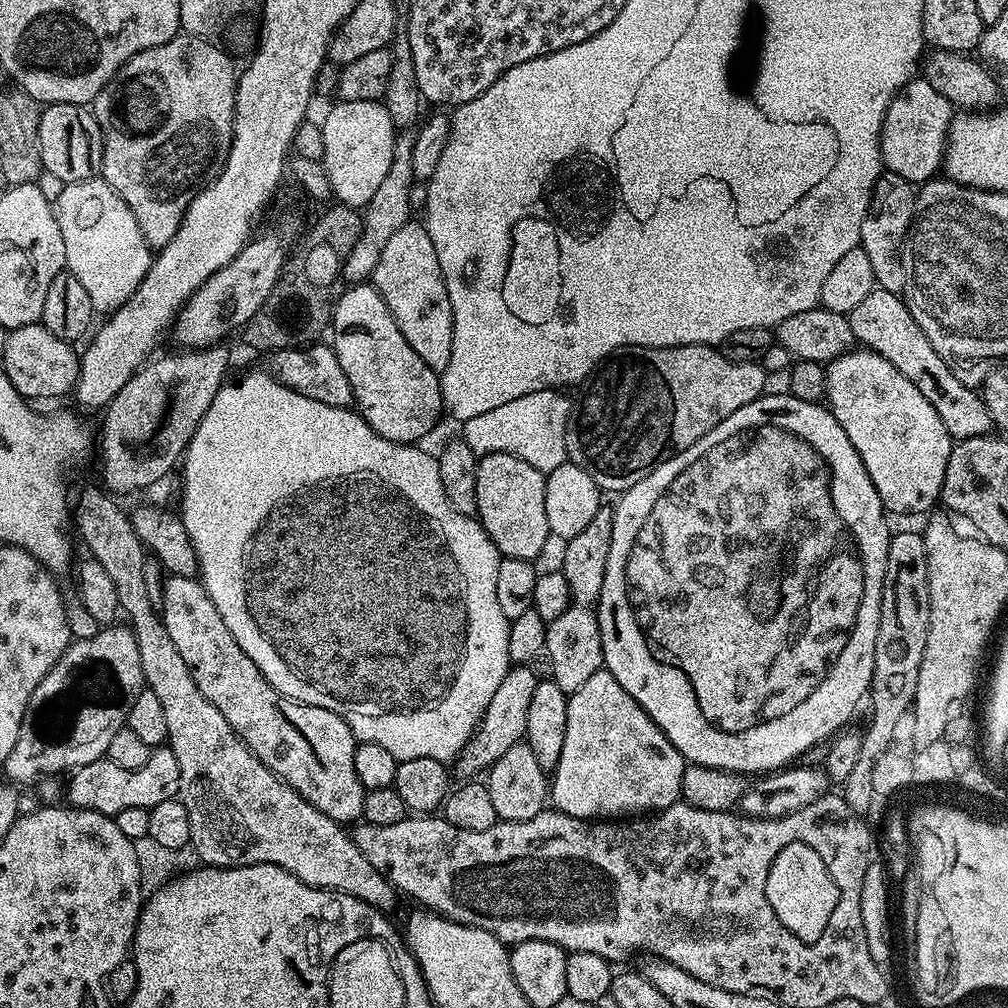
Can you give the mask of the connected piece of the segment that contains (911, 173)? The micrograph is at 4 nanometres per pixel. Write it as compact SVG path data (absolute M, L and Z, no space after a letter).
M913 78L896 93L884 115L880 131L880 159L889 172L906 179L913 186L923 186L932 180L944 162L944 145L948 143L948 128L954 109L942 98L930 82Z

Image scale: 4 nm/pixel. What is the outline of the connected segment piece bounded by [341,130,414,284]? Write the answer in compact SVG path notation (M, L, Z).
M404 130L397 135L394 146L394 158L390 162L390 171L386 173L386 178L378 185L378 190L374 198L364 205L362 209L363 228L358 239L353 244L351 252L344 259L341 275L347 283L363 283L367 281L378 264L379 255L386 246L386 241L395 232L406 226L413 219L412 216L412 184L414 177L412 174L412 151L414 150L414 135L411 131Z

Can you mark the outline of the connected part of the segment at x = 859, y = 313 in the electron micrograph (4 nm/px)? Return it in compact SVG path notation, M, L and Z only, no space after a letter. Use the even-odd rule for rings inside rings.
M875 287L859 306L854 306L852 312L847 313L852 331L853 341L860 340L865 349L877 352L890 366L897 368L938 410L938 418L942 418L942 426L952 435L953 441L969 439L972 436L986 436L993 431L994 425L983 397L975 387L964 383L963 379L930 346L930 338L922 334L922 326L914 322L914 314L910 314L907 304L899 295L888 293L886 290Z

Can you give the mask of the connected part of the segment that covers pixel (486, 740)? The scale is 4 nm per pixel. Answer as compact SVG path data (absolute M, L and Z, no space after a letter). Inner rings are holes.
M528 666L509 667L506 678L500 680L498 690L494 690L494 698L484 711L484 717L480 720L480 726L474 735L468 739L468 745L460 751L460 755L454 761L454 772L461 777L461 781L468 782L479 774L487 773L510 746L521 743L526 737L526 717L530 715L530 701L534 694L534 686L538 682L538 676L532 673Z

